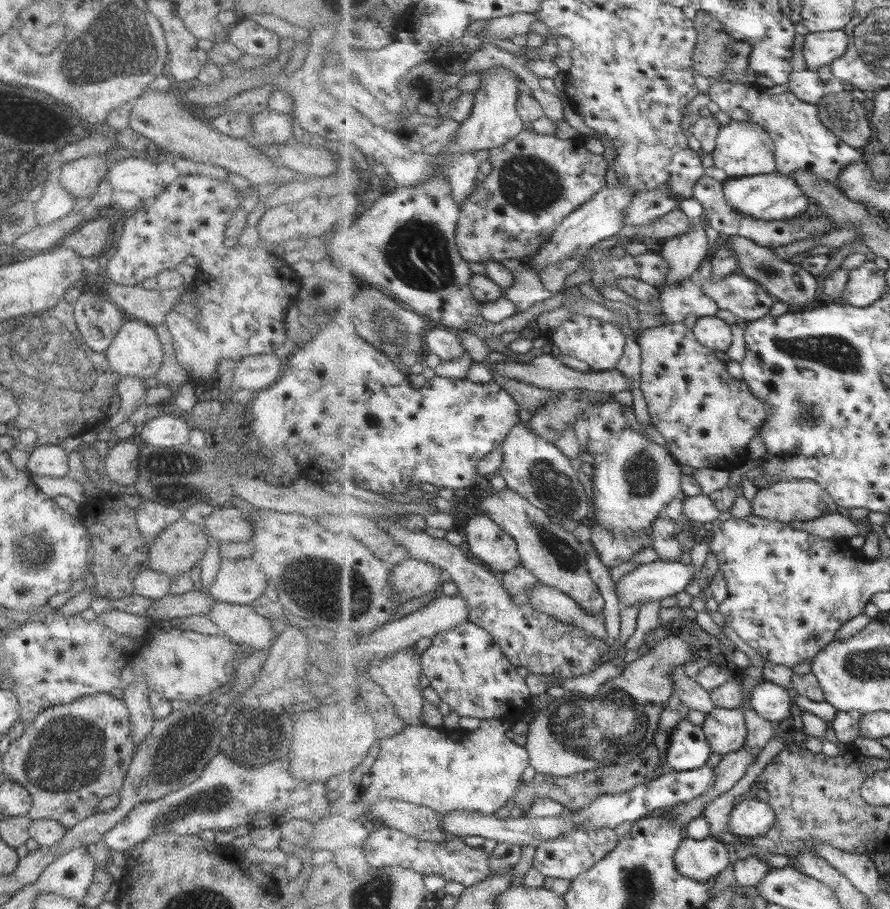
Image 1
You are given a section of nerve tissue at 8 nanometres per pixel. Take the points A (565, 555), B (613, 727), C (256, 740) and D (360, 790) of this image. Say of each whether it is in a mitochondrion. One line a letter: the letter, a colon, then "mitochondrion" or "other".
A: mitochondrion
B: mitochondrion
C: mitochondrion
D: other

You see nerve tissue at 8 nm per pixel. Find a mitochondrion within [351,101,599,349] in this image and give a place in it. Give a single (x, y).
(418, 254)

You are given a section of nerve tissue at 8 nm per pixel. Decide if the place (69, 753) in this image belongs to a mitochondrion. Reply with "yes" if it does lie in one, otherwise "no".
yes

